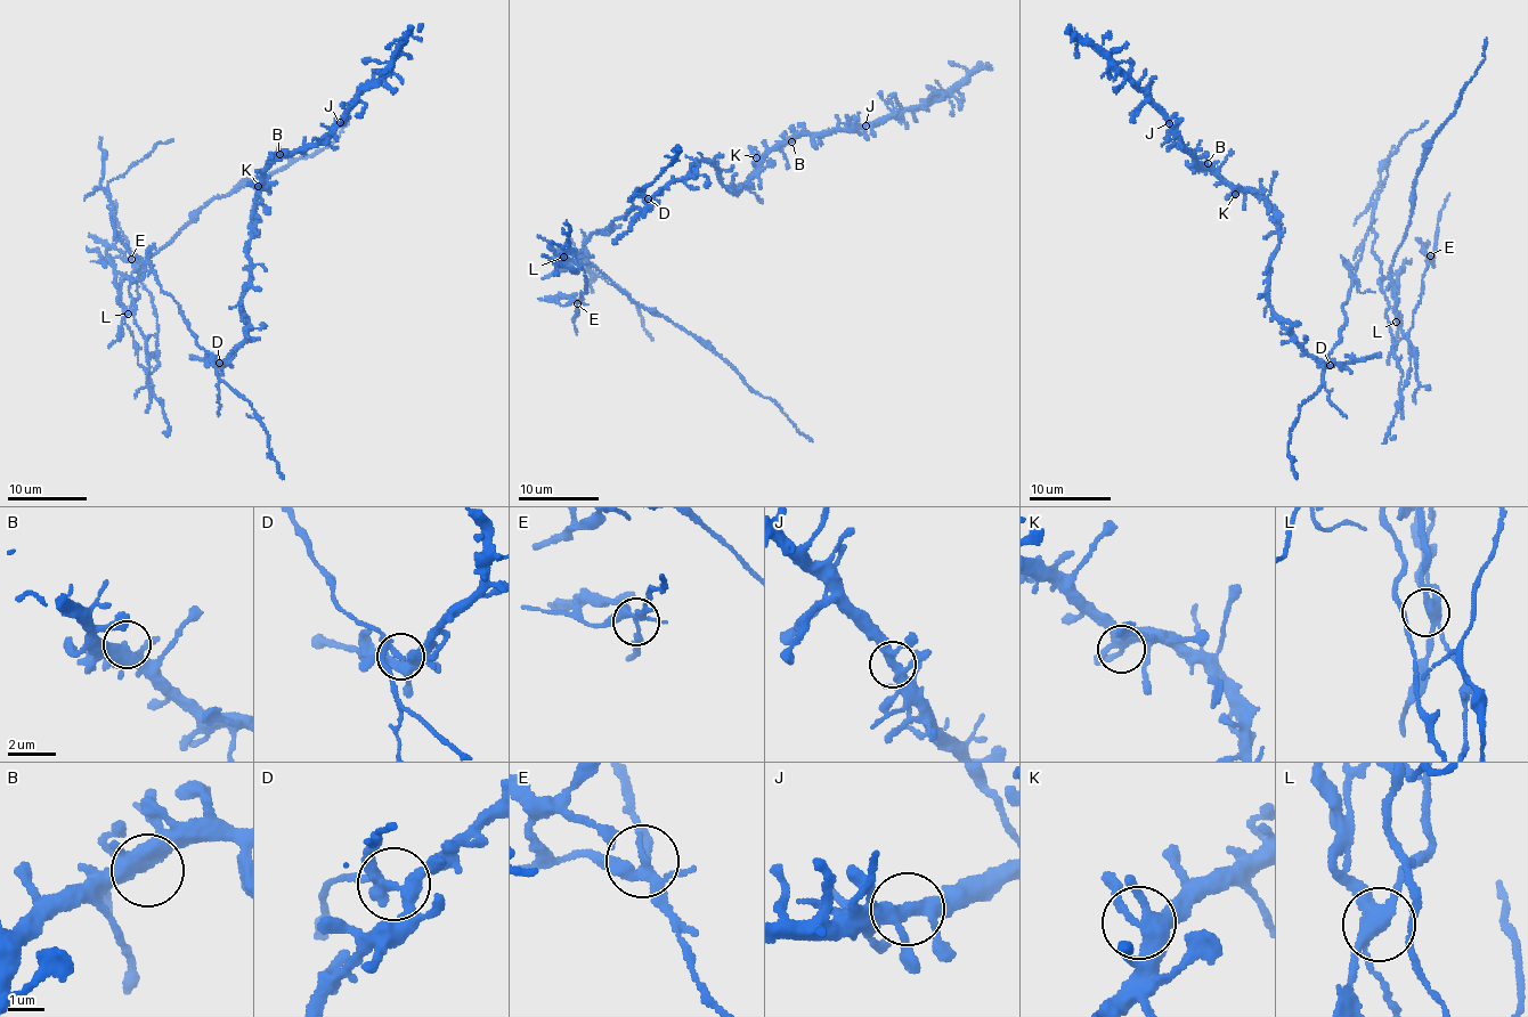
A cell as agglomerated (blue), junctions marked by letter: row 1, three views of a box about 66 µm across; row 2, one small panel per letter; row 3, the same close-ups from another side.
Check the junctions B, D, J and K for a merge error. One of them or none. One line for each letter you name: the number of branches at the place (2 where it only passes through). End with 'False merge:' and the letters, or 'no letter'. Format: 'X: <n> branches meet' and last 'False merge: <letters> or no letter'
D: 4 branches meet
False merge: D

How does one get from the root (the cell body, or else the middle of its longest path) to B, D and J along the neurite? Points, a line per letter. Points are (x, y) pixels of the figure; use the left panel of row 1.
B: (168, 294), (197, 344), (219, 360), (230, 358), (246, 335), (241, 303), (252, 205), (279, 154)
D: (168, 294), (179, 306), (197, 344), (219, 363)
J: (168, 294), (197, 344), (230, 358), (246, 335), (259, 184), (273, 161), (324, 145), (340, 122)

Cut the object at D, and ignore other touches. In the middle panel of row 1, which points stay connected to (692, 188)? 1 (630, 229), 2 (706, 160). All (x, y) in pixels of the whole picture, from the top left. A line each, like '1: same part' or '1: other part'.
1: same part
2: same part

